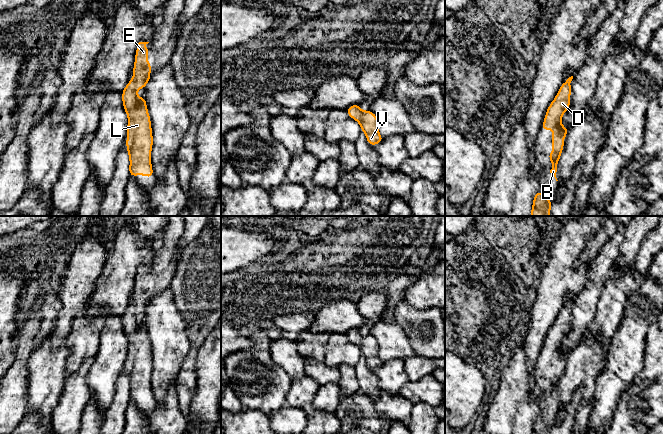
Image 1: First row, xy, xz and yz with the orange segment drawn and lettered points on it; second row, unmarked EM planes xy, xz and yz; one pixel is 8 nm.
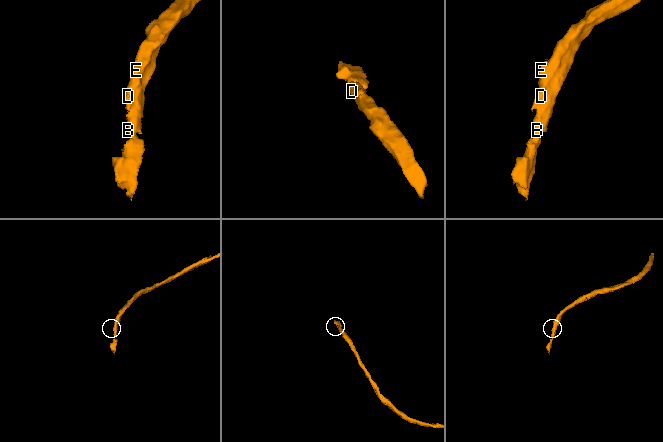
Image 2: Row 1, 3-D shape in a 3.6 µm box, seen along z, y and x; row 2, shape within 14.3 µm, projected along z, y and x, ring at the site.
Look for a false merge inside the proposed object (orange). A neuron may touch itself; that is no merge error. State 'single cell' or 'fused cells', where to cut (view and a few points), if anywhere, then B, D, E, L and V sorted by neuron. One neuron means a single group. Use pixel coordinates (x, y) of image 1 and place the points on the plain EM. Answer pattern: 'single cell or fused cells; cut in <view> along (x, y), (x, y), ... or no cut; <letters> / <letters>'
fused cells; cut in xy along (135, 315), (122, 318); B D L V / E

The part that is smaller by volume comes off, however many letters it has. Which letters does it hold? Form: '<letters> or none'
E

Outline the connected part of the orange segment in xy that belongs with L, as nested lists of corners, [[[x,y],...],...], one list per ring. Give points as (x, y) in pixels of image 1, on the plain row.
[[[136,316],[123,317],[122,325],[128,339],[126,372],[130,401],[145,399],[154,402],[151,390],[153,361],[145,319],[139,323]]]

